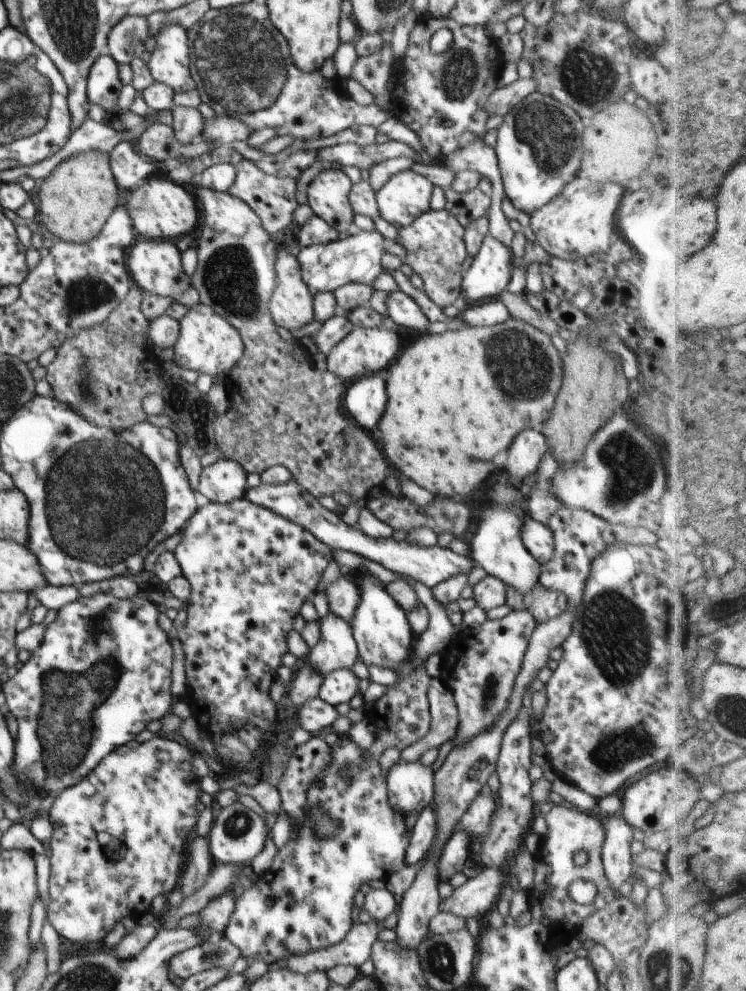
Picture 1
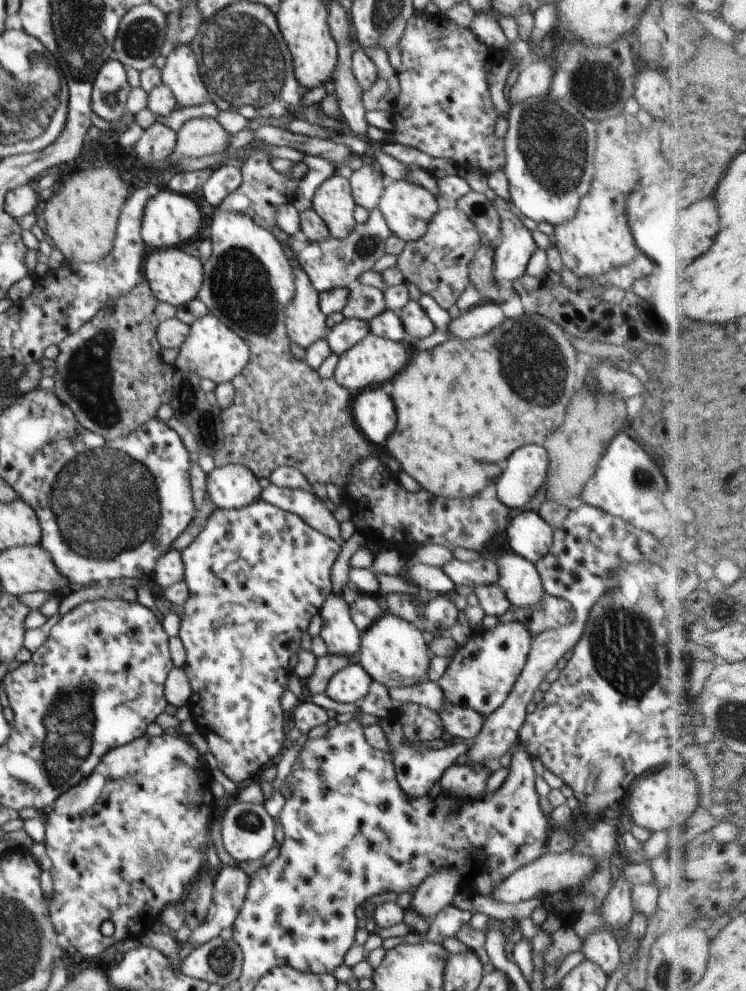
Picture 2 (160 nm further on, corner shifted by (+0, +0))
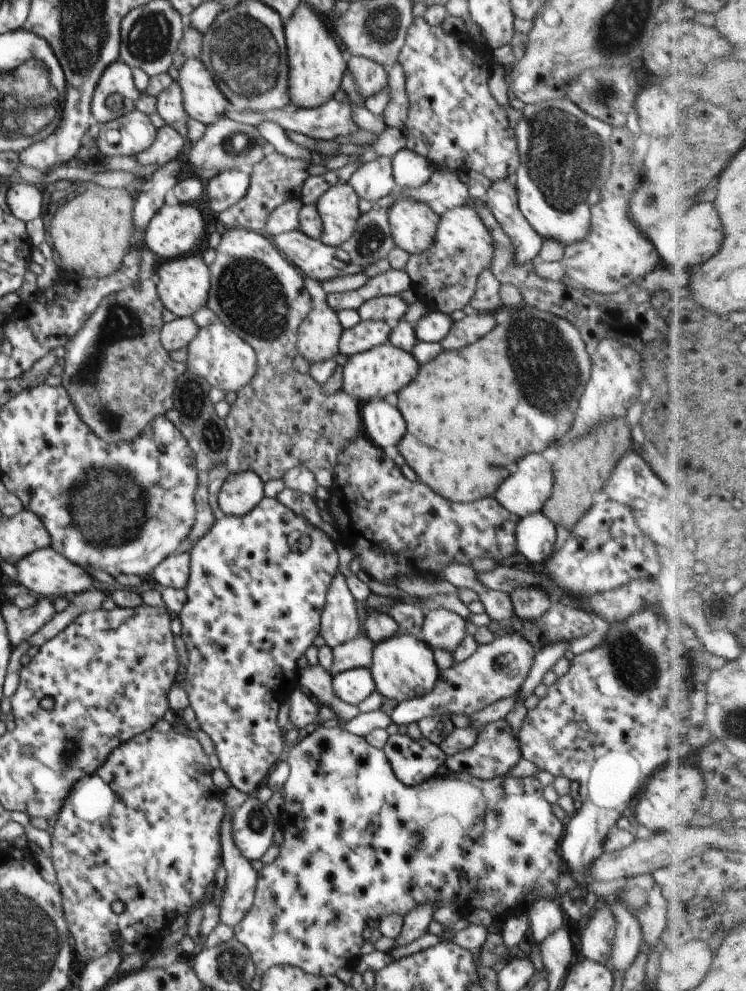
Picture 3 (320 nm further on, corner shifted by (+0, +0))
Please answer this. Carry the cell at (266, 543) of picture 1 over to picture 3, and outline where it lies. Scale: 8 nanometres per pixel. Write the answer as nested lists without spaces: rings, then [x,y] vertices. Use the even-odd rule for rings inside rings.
[[[264,498],[257,508],[252,508],[245,516],[217,515],[210,532],[204,534],[189,552],[189,580],[184,589],[187,600],[178,615],[182,623],[180,637],[189,655],[183,686],[188,694],[189,706],[196,713],[196,720],[201,730],[214,742],[215,754],[220,760],[220,769],[226,773],[232,787],[249,796],[255,794],[258,788],[265,784],[275,766],[285,757],[288,744],[284,738],[285,731],[278,728],[278,713],[281,704],[291,699],[294,690],[299,686],[298,659],[310,646],[313,646],[314,638],[320,634],[321,615],[325,608],[328,590],[339,571],[337,544],[333,538],[328,537],[302,516],[292,512],[290,508],[286,508],[284,504],[280,504],[276,498]]]

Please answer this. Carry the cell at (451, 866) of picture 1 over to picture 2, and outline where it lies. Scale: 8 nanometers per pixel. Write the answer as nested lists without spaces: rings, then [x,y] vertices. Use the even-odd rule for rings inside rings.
[[[444,867],[424,879],[424,882],[413,892],[408,908],[411,907],[416,914],[431,922],[442,908],[453,904],[459,884],[460,876],[457,871]]]

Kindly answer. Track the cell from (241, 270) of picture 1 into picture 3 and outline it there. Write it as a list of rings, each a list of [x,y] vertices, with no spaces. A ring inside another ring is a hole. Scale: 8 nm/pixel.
[[[226,227],[226,232],[220,236],[220,244],[216,250],[216,260],[209,267],[211,275],[211,288],[208,292],[208,301],[206,302],[206,307],[212,310],[218,316],[219,321],[221,321],[227,328],[230,328],[232,332],[239,335],[243,340],[256,352],[257,356],[257,368],[256,373],[252,376],[252,380],[242,386],[237,393],[237,400],[235,404],[231,405],[232,414],[226,416],[225,420],[232,420],[236,426],[232,424],[225,424],[228,426],[228,436],[232,440],[232,448],[230,448],[227,454],[227,460],[223,463],[222,467],[227,469],[228,473],[238,474],[238,472],[253,471],[263,483],[271,481],[274,479],[282,479],[282,476],[286,472],[290,471],[290,468],[295,467],[305,467],[308,468],[312,473],[320,469],[326,469],[330,472],[334,472],[337,466],[338,456],[346,446],[350,444],[352,440],[356,440],[356,436],[361,433],[361,418],[359,415],[360,404],[352,397],[350,394],[346,394],[343,389],[338,390],[334,394],[329,394],[323,391],[323,385],[318,384],[312,376],[307,374],[300,374],[294,370],[292,364],[297,353],[297,335],[298,326],[302,324],[302,318],[308,314],[310,310],[311,298],[309,296],[308,290],[305,288],[304,280],[305,278],[300,276],[300,272],[296,270],[297,268],[292,266],[290,262],[286,261],[286,258],[275,248],[272,238],[266,234],[253,232],[249,229],[244,229],[241,227]]]

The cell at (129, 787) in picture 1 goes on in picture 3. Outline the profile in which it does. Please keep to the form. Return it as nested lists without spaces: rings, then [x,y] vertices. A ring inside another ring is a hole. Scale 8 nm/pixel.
[[[176,728],[162,734],[155,729],[148,730],[118,746],[105,760],[103,767],[95,774],[82,778],[66,796],[58,816],[51,822],[50,834],[52,866],[56,870],[57,883],[63,897],[62,910],[68,932],[74,938],[78,955],[87,961],[96,960],[110,950],[118,950],[122,959],[130,954],[155,952],[160,948],[160,934],[169,928],[179,916],[187,916],[190,910],[204,900],[206,888],[215,883],[216,869],[223,865],[221,848],[221,823],[224,814],[224,792],[216,788],[212,780],[213,768],[209,757],[204,753],[200,742],[194,736],[184,736]]]

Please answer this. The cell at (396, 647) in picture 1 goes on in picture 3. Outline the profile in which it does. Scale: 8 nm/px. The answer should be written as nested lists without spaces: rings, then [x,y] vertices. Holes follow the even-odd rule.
[[[401,630],[394,636],[374,644],[372,664],[370,664],[369,670],[378,693],[397,702],[425,696],[434,688],[439,674],[433,650],[429,645],[416,636]]]

